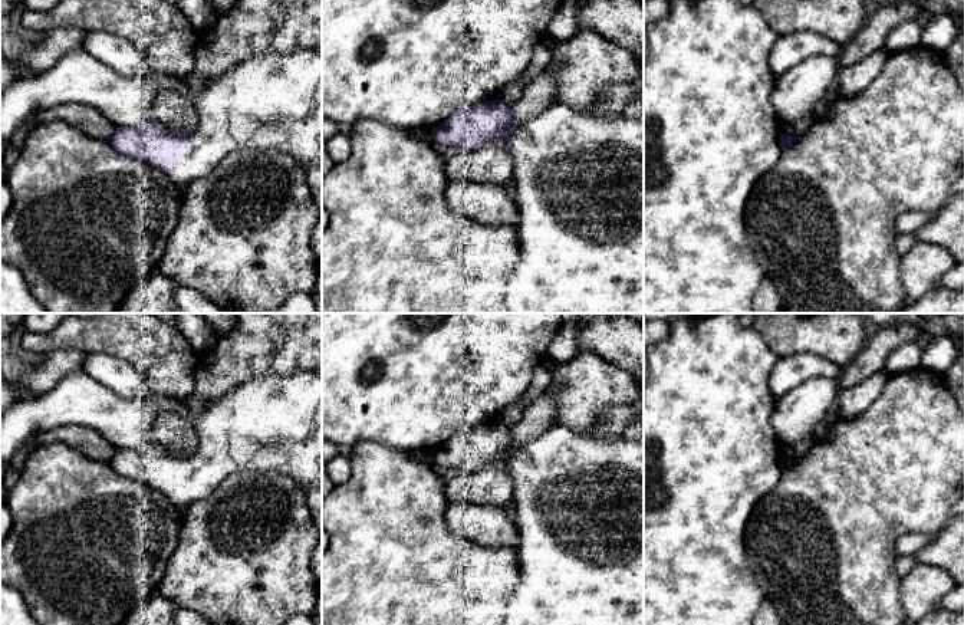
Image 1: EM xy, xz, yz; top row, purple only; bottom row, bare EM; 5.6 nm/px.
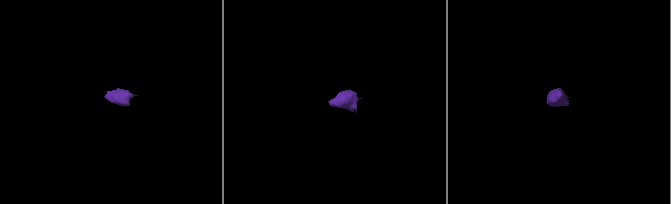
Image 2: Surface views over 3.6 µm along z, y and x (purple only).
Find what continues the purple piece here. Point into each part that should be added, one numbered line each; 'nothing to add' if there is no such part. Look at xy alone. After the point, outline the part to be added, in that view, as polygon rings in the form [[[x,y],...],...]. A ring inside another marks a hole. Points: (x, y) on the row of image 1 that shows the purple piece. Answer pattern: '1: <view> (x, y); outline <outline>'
1: xy (272, 99); outline [[[322,49],[259,53],[211,79],[201,92],[191,91],[184,79],[162,72],[148,69],[141,76],[128,76],[118,73],[85,50],[69,52],[52,69],[40,75],[24,75],[0,95],[0,141],[9,145],[14,131],[33,112],[63,103],[95,108],[116,128],[142,125],[151,119],[152,95],[164,89],[188,98],[197,112],[197,129],[190,134],[190,145],[181,148],[181,168],[164,171],[177,185],[185,187],[205,177],[223,158],[237,149],[280,149],[305,168],[322,162]]]

